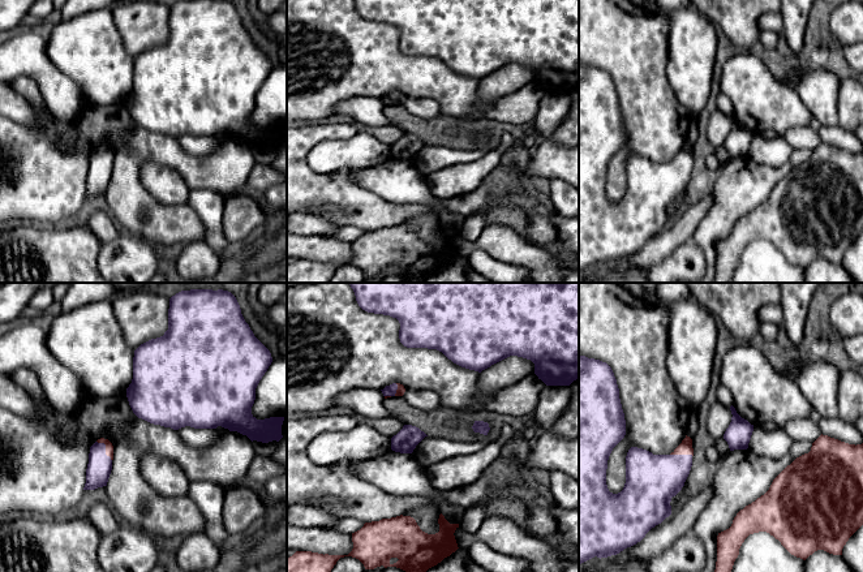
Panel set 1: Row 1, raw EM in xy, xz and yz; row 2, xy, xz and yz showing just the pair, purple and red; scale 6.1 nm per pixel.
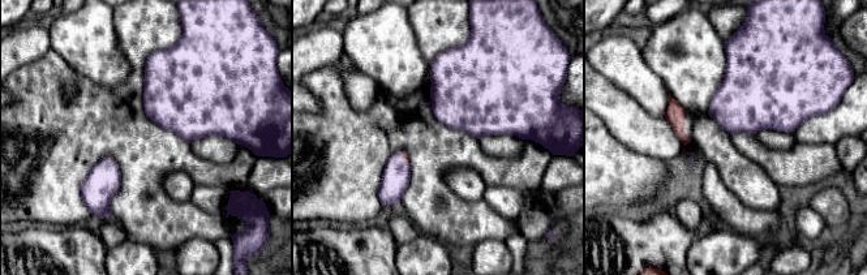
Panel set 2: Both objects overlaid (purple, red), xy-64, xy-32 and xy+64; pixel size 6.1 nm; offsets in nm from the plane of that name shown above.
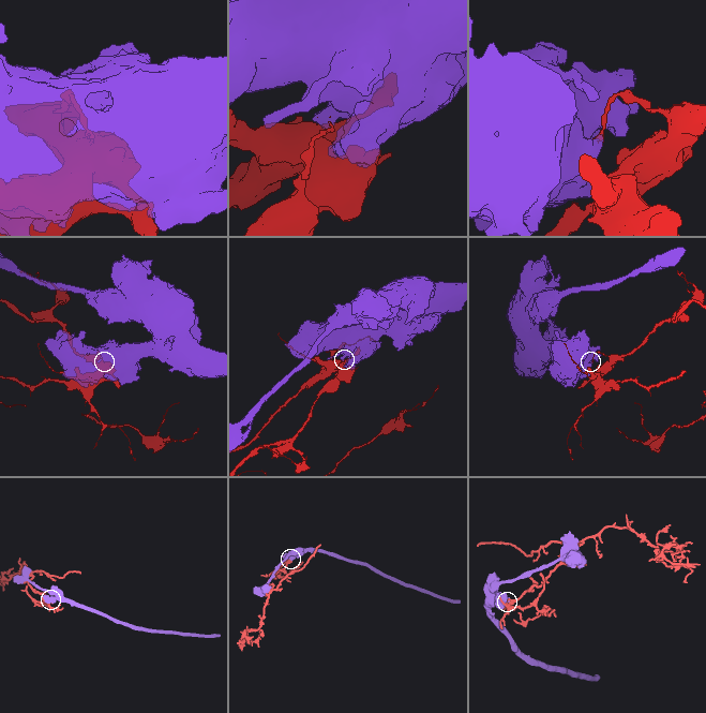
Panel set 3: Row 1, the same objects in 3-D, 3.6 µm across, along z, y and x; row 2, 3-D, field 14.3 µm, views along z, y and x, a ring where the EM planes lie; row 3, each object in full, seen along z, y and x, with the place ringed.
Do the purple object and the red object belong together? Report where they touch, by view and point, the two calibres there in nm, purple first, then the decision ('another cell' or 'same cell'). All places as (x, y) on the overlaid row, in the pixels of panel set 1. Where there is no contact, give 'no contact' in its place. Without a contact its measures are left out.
contact xy (104, 448); calibres 150 and 50 nm; another cell

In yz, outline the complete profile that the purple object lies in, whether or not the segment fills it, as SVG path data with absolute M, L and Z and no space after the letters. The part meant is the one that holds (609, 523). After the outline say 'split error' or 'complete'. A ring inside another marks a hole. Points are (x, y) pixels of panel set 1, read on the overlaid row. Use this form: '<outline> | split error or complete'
M579 354L579 564L594 556L601 559L617 555L624 549L631 547L637 542L640 542L652 528L661 524L666 517L671 515L670 506L671 498L675 496L682 490L690 474L692 466L692 455L653 455L647 450L631 447L626 456L624 487L618 494L610 493L606 485L607 460L613 448L624 438L624 435L626 435L626 420L619 399L619 388L611 367L606 362Z | complete

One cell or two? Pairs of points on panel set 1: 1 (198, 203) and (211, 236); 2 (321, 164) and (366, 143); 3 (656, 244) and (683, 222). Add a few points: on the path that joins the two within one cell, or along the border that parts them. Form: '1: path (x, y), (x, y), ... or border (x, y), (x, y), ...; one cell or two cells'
1: path (206, 211), (211, 216), (211, 228); one cell
2: path (333, 155), (355, 153); one cell
3: path (662, 243), (677, 228); one cell

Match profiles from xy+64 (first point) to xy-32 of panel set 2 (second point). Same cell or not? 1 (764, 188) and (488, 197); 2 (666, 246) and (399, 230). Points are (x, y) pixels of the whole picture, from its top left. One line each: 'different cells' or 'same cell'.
1: different cells
2: different cells

